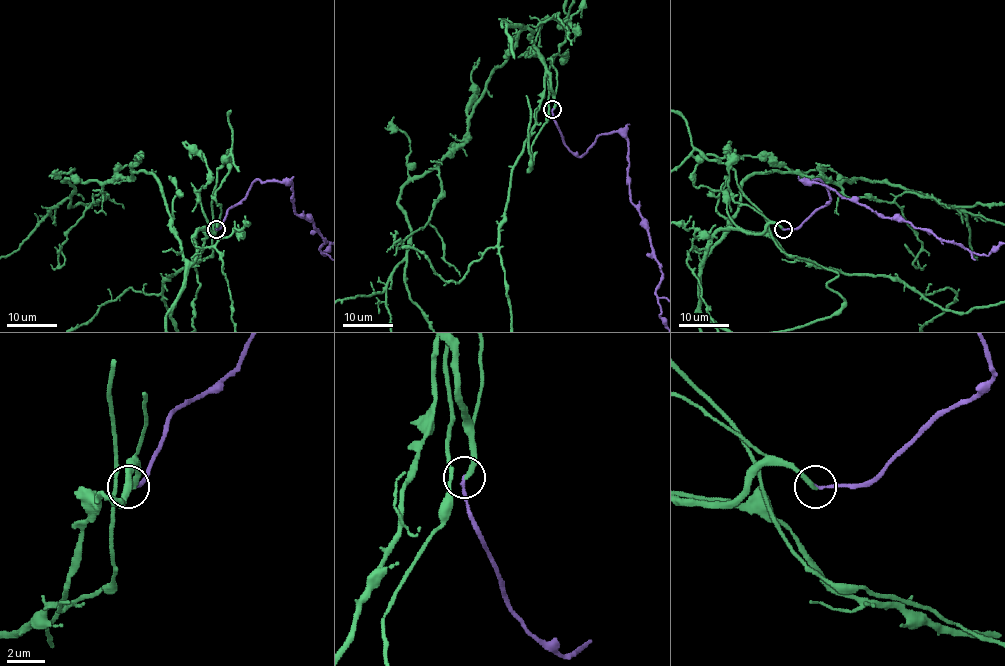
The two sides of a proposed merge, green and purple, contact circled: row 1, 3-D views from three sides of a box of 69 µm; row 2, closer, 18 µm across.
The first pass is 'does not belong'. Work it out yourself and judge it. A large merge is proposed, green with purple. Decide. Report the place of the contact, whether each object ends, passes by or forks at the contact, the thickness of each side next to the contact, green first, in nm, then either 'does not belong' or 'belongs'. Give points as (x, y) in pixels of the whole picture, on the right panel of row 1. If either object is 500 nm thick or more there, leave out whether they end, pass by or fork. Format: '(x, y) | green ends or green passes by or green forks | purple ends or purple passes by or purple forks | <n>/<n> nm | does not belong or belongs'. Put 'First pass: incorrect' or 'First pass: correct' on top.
First pass: correct
(783, 229) | green ends | purple ends | 280/150 nm | does not belong

